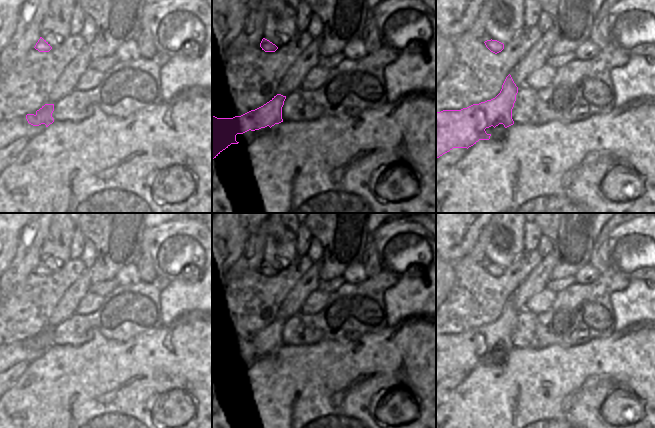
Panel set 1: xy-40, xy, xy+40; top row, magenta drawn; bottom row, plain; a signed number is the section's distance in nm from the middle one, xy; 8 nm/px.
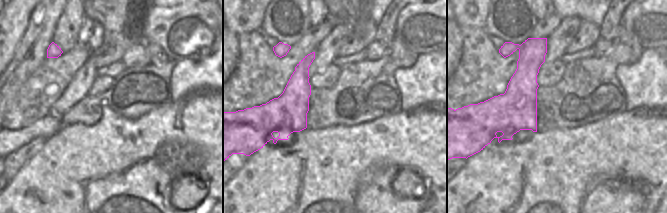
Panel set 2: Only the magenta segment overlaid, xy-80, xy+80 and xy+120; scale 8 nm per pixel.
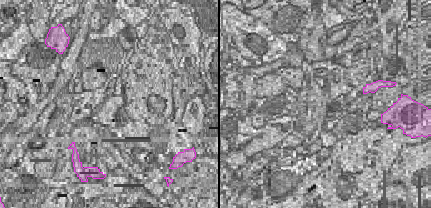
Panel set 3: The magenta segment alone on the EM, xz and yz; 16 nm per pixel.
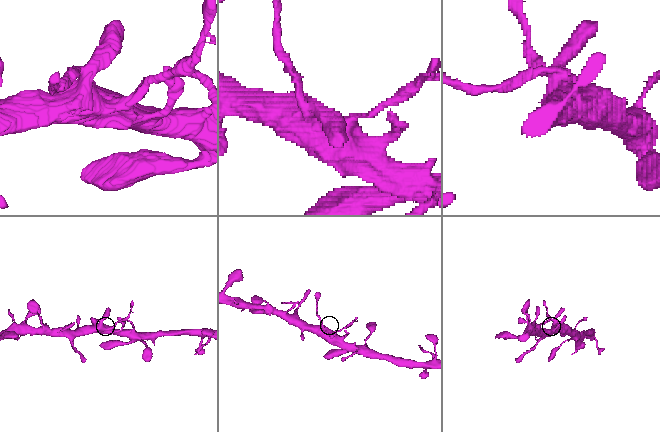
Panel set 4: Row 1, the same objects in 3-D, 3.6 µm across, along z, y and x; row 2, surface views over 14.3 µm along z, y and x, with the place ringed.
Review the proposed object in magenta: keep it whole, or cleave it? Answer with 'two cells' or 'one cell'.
one cell

